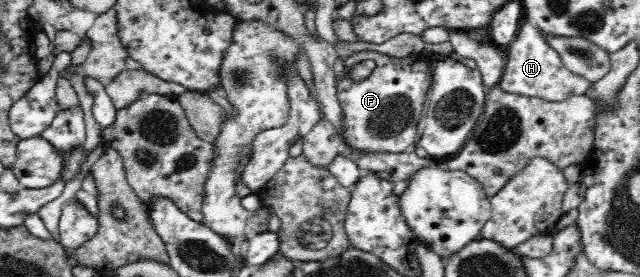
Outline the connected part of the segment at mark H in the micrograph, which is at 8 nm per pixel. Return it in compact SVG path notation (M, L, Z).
M529 21L521 24L515 39L503 51L506 66L498 86L504 92L521 97L537 97L543 101L566 101L569 97L586 95L592 84L586 77L569 71L560 53L549 45L546 35Z

